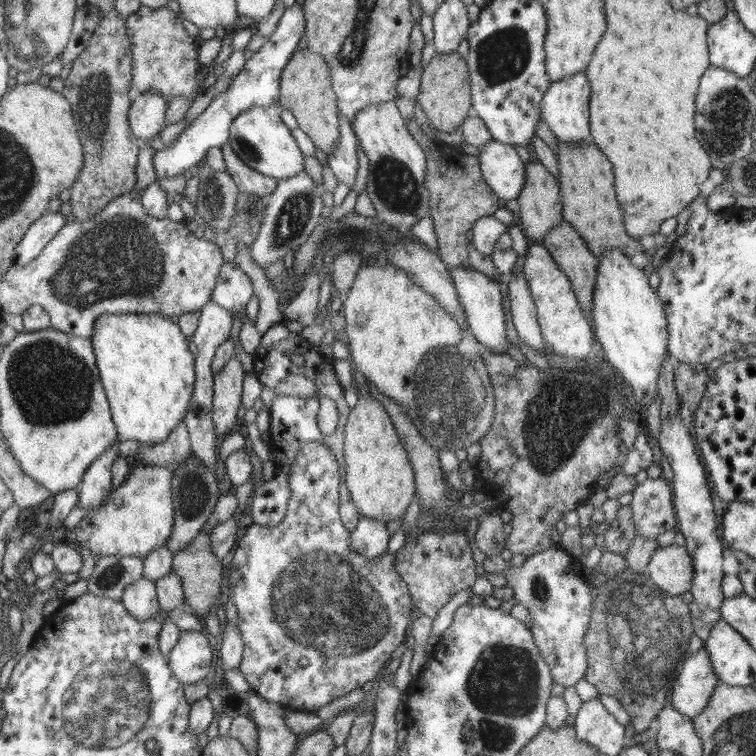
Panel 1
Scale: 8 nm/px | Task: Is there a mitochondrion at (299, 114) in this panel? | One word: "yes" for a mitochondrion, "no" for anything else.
no

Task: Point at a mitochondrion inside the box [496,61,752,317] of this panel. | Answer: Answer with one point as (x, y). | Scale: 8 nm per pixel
(722, 119)

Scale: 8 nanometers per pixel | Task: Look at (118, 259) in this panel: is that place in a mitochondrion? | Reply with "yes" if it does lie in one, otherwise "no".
yes

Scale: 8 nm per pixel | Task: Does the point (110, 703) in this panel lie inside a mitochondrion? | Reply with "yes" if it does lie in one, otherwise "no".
yes

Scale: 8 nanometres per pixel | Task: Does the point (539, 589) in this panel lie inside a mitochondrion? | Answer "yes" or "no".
yes

